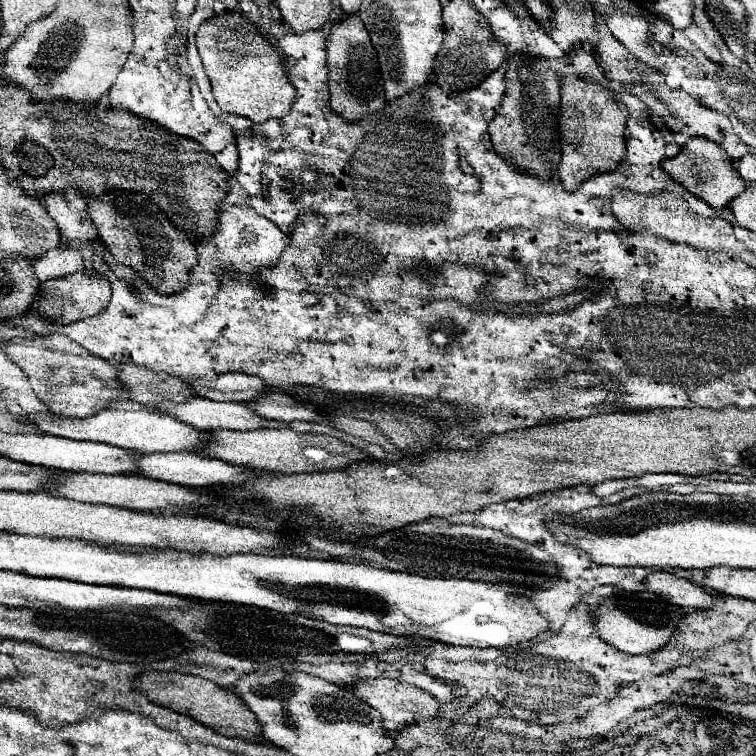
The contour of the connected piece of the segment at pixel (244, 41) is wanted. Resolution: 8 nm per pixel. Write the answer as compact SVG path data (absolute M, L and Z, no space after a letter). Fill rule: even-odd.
M225 11L223 15L207 19L197 31L197 49L221 111L249 117L255 123L289 113L295 99L289 67L295 65L295 59L279 55L277 47L273 47L243 13Z

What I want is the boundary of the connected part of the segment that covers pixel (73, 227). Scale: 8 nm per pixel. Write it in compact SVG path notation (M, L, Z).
M67 189L67 193L47 193L45 199L41 199L59 225L59 231L67 239L79 239L79 241L91 241L97 237L97 229L87 213L87 199L81 193L75 193L75 189Z

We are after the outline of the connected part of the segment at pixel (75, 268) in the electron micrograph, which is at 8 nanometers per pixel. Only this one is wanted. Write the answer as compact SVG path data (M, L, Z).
M59 247L59 249L49 249L45 253L45 257L37 257L33 261L35 273L39 277L39 281L47 281L47 279L57 279L57 277L65 277L71 273L79 273L85 269L83 265L83 257L81 251L77 247Z

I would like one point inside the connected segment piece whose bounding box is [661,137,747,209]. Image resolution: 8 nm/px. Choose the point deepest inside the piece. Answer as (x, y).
(703, 168)

